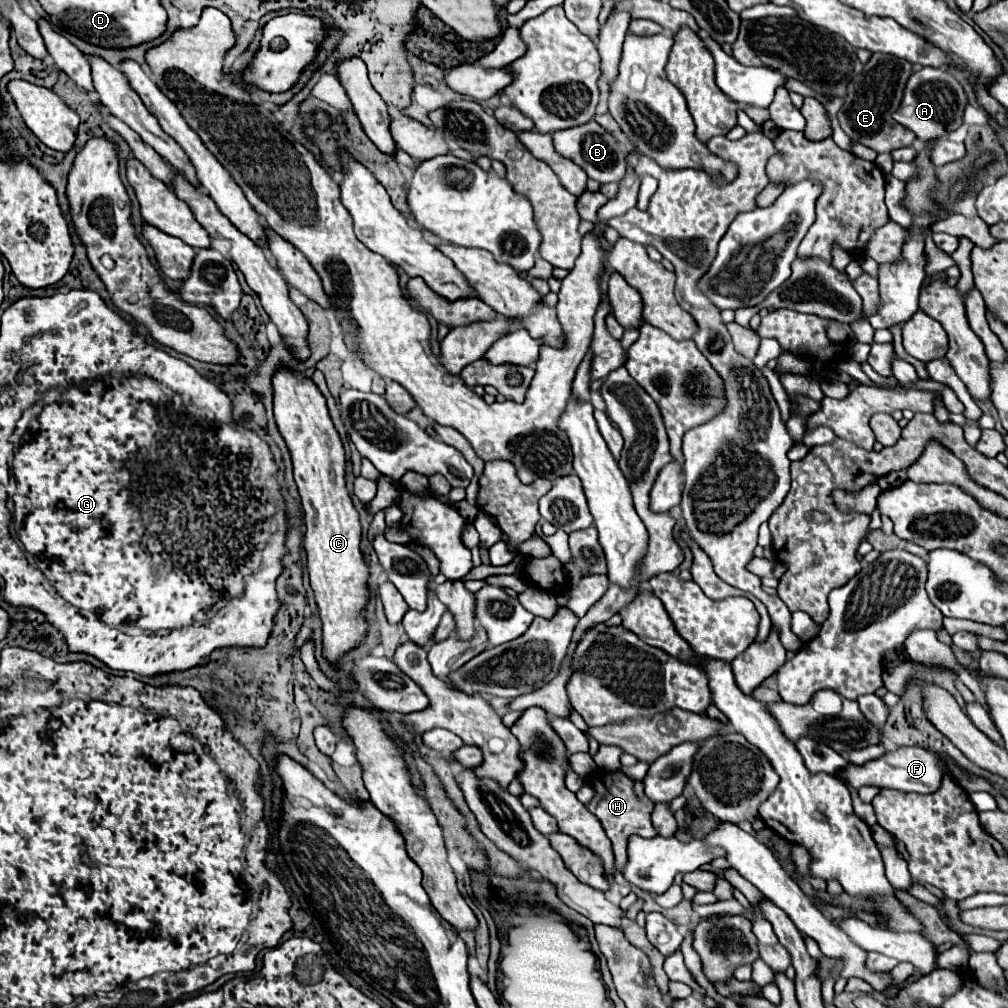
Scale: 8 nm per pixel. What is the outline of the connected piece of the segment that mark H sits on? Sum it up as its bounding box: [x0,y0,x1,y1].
[586,769,656,873]

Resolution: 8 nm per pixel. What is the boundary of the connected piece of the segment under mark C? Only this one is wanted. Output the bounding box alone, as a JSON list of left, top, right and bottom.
[272,367,370,669]

